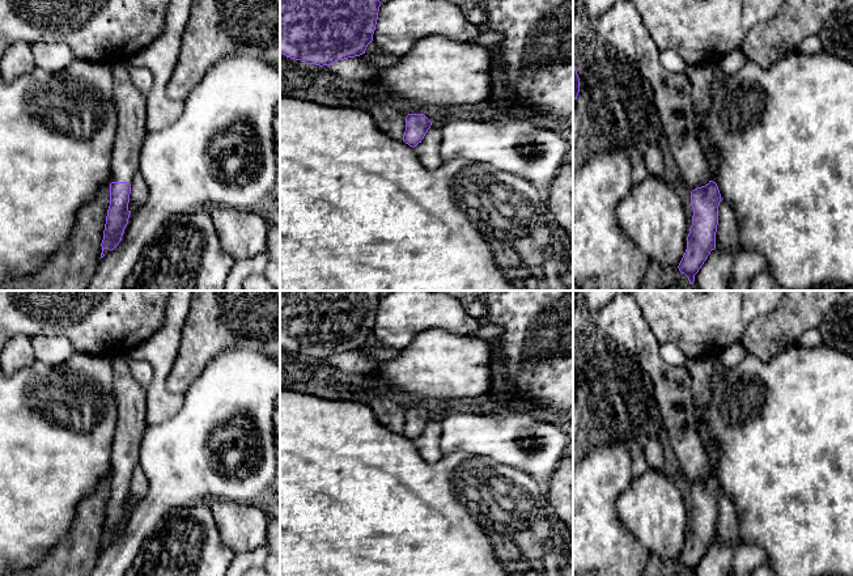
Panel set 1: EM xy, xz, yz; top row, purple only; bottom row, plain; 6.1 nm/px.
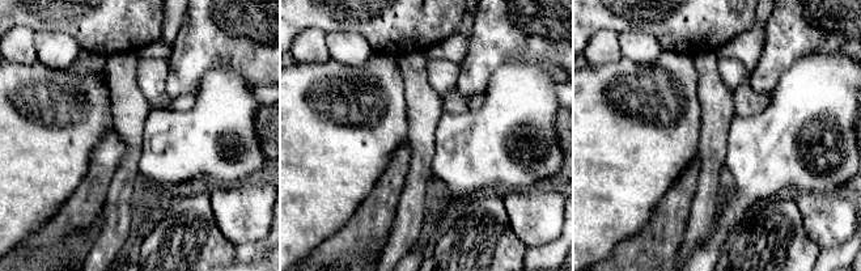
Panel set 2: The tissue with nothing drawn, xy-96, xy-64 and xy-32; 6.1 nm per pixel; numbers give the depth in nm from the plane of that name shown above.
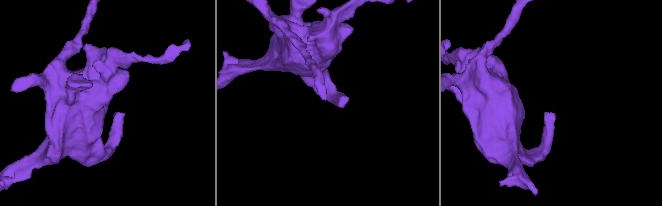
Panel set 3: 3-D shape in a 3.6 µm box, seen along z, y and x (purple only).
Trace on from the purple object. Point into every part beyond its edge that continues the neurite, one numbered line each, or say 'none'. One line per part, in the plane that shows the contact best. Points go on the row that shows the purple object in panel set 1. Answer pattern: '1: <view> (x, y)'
1: xy (131, 104)

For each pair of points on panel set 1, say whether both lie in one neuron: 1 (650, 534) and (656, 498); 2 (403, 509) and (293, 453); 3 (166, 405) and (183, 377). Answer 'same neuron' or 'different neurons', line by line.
1: same neuron
2: same neuron
3: different neurons

